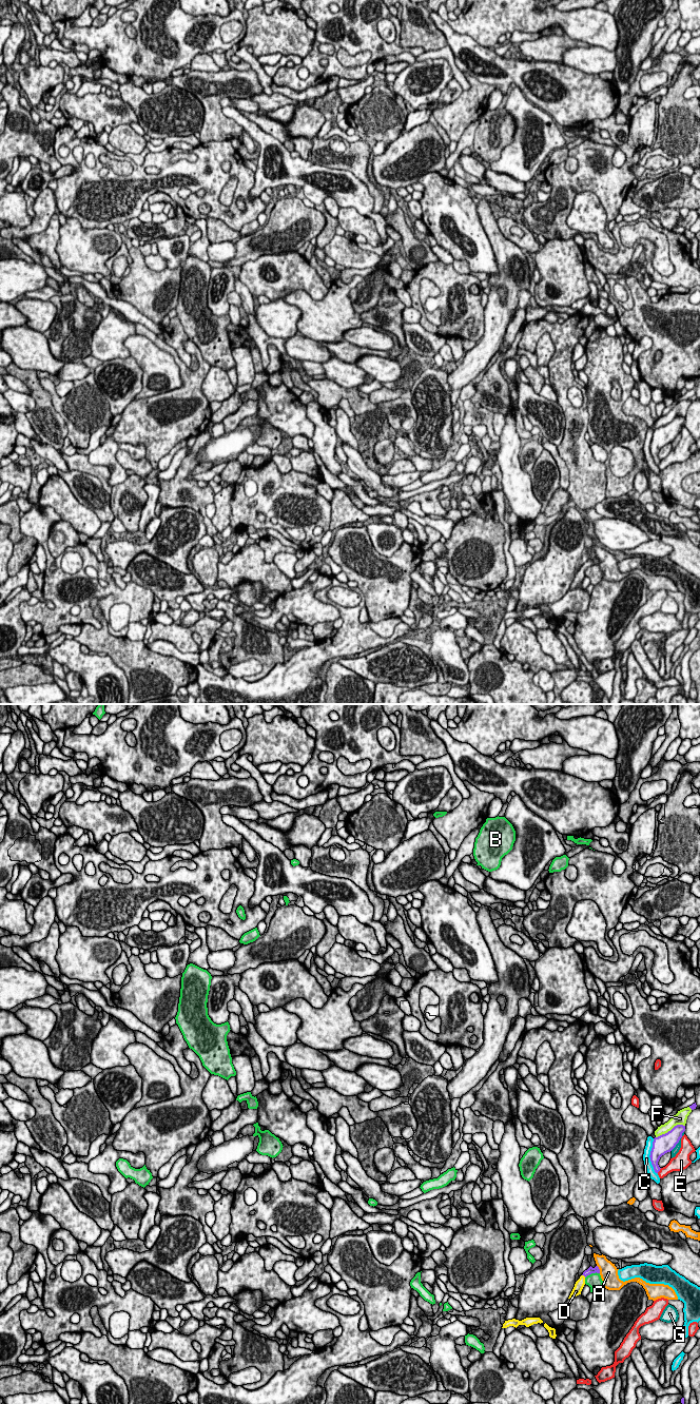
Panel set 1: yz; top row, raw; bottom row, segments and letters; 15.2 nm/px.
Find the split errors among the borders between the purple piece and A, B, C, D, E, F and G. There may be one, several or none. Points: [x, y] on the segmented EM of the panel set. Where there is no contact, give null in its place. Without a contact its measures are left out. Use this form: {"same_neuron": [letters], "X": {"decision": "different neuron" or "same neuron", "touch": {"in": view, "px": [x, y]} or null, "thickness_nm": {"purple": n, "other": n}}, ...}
{"same_neuron": ["D"], "A": {"decision": "different neuron", "touch": {"in": "yz", "px": [599, 1269]}, "thickness_nm": {"purple": 100, "other": 280}}, "B": {"decision": "different neuron", "touch": {"in": "yz", "px": [591, 1272]}, "thickness_nm": {"purple": 100, "other": 220}}, "C": {"decision": "different neuron", "touch": {"in": "yz", "px": [649, 1156]}, "thickness_nm": {"purple": 280, "other": 120}}, "D": {"decision": "same neuron", "touch": {"in": "yz", "px": [584, 1275]}, "thickness_nm": {"purple": 100, "other": 140}}, "E": {"decision": "different neuron", "touch": {"in": "yz", "px": [659, 1170]}, "thickness_nm": {"purple": 160, "other": 190}}, "F": {"decision": "different neuron", "touch": {"in": "yz", "px": [671, 1130]}, "thickness_nm": {"purple": 280, "other": 190}}, "G": {"decision": "different neuron", "touch": {"in": "yz", "px": [679, 1139]}, "thickness_nm": {"purple": 280, "other": 90}}}

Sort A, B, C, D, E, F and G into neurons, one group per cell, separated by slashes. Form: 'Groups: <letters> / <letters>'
Groups: A / B / C / D / E / F / G

